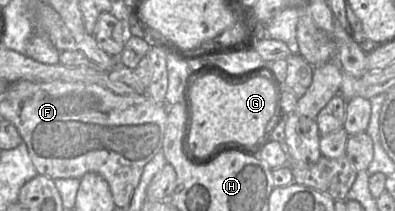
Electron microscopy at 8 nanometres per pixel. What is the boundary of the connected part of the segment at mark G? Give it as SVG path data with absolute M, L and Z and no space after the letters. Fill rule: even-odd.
M215 75L201 77L190 92L190 145L199 148L196 150L198 155L212 156L232 142L251 145L264 140L278 120L281 98L280 85L262 77L240 84Z

